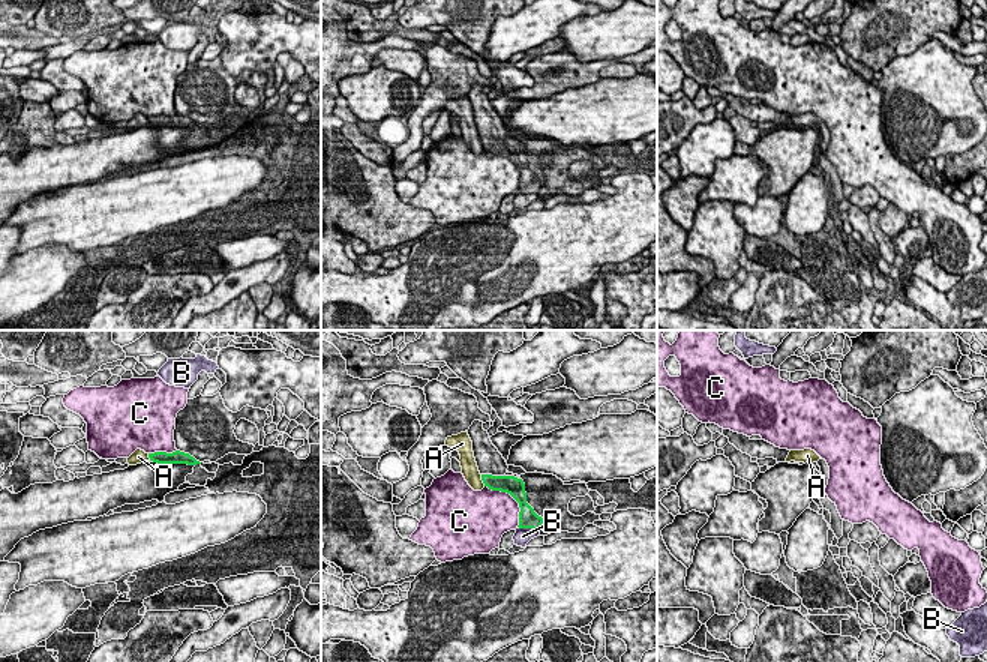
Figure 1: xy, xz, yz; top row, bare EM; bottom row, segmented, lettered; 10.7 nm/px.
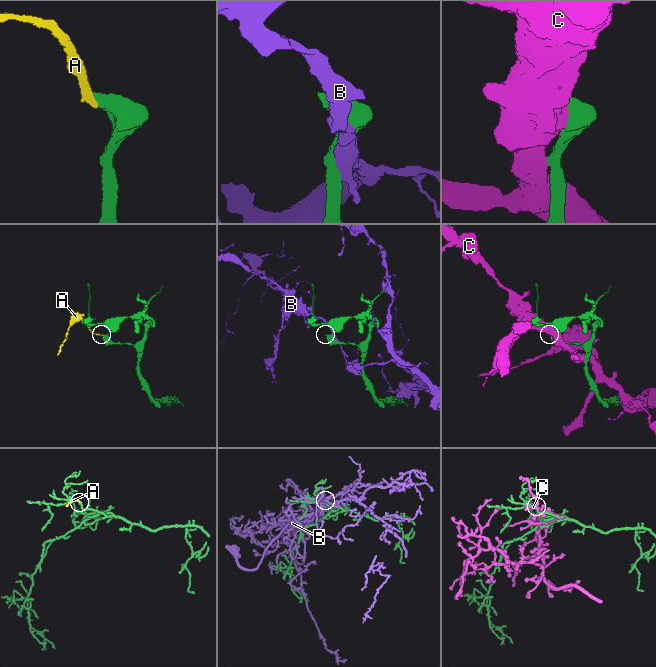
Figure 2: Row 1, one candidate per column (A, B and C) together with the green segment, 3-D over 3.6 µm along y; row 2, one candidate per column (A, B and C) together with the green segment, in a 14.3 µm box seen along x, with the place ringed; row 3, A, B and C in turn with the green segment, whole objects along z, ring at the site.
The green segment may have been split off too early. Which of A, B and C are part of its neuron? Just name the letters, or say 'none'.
none

